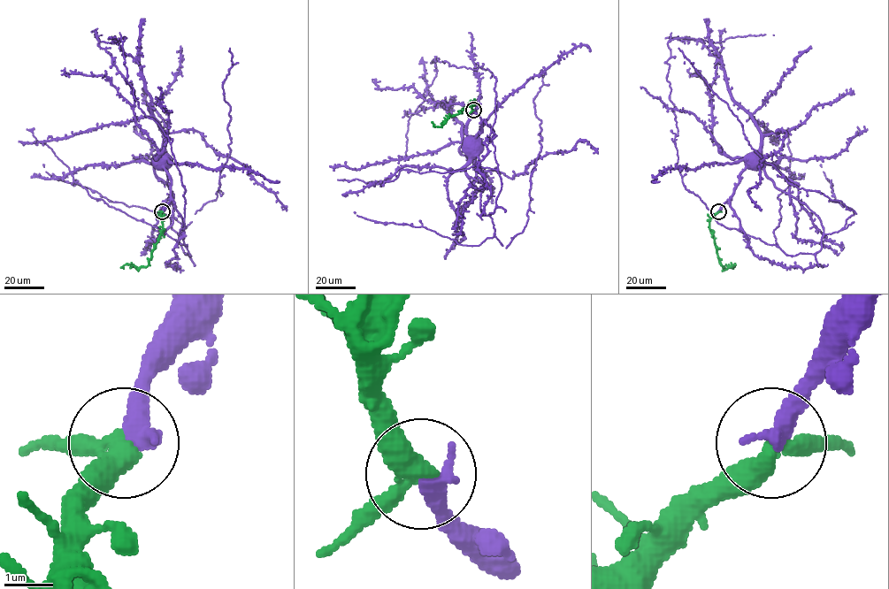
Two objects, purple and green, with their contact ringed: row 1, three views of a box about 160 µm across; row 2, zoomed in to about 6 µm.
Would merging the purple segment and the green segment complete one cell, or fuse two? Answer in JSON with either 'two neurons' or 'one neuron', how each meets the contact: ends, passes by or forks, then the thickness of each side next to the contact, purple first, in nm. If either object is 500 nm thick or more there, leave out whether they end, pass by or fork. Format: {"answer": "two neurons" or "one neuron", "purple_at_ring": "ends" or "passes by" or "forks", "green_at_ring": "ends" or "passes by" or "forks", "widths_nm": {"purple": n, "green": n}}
{"answer": "one neuron", "purple_at_ring": "ends", "green_at_ring": "passes by", "widths_nm": {"purple": 440, "green": 360}}

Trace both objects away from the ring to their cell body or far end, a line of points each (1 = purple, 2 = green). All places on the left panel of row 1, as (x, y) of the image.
1: (162, 211), (170, 199), (170, 175), (153, 161)
2: (162, 211), (163, 230), (149, 263), (139, 268), (129, 264), (120, 268)

